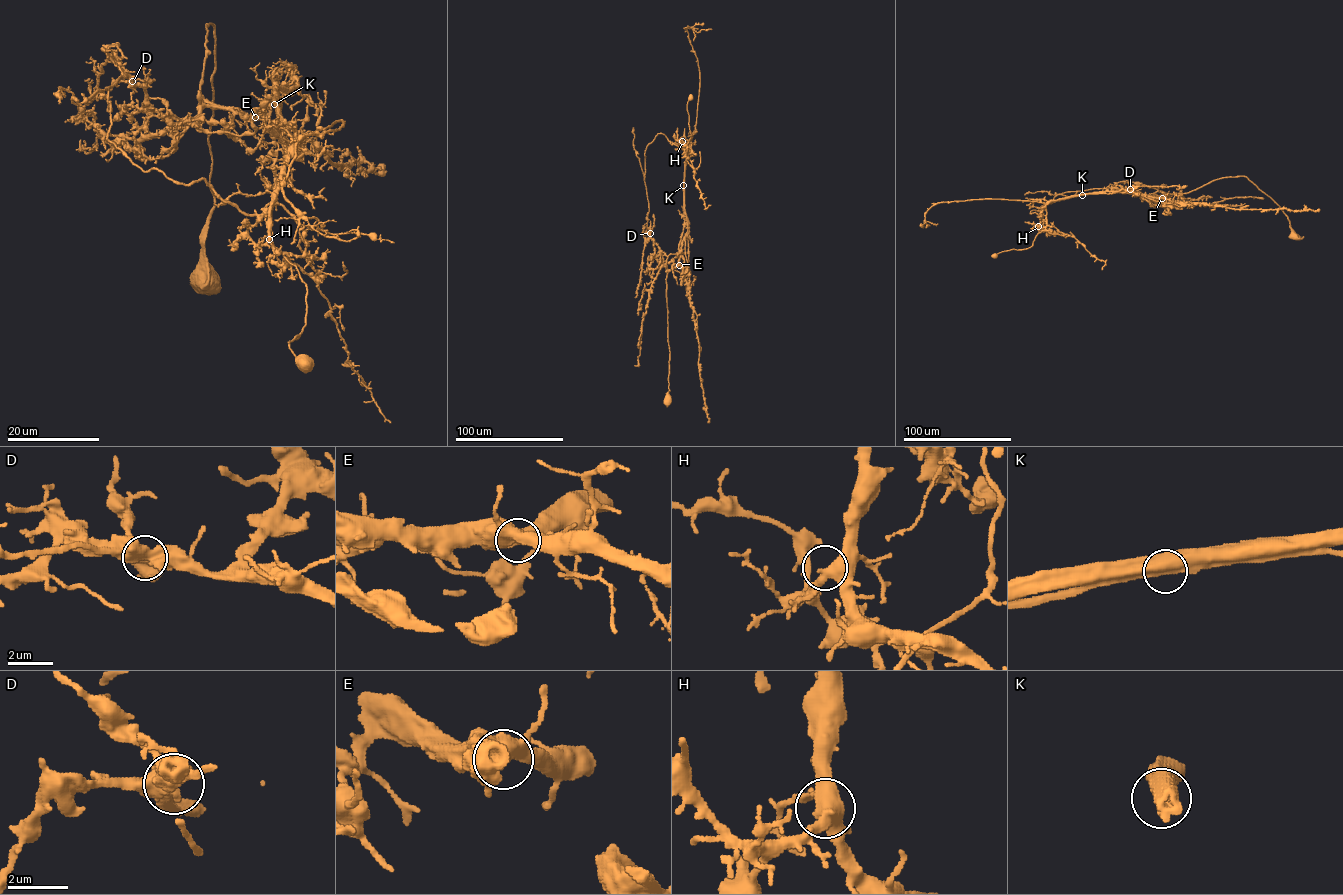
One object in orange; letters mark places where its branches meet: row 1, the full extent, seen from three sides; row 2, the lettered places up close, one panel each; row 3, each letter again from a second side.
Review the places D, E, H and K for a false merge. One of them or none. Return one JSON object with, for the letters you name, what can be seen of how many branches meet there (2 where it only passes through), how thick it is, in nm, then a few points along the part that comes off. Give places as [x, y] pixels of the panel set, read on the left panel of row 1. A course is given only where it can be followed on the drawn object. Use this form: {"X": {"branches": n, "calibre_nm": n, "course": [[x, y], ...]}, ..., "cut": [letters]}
{"K": {"branches": 2, "calibre_nm": 600, "course": [[275, 103], [292, 146], [275, 198], [243, 213], [107, 139], [108, 91], [127, 77], [105, 45], [125, 63]]}, "cut": ["K"]}

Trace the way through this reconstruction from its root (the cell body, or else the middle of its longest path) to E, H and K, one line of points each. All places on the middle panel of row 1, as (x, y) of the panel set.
E: (690, 98), (687, 110), (691, 138), (683, 149), (688, 149), (684, 184), (688, 227), (679, 265)
H: (690, 98), (687, 110), (691, 138), (686, 145), (682, 141)
K: (690, 98), (687, 110), (691, 138), (683, 149), (688, 149), (684, 185)

